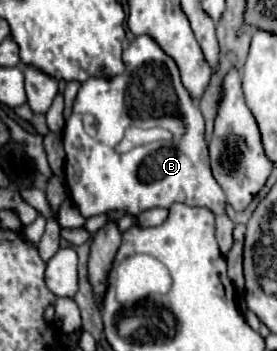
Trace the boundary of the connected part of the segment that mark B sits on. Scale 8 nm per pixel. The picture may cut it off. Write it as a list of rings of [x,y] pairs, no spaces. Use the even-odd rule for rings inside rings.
[[[149,36],[135,38],[125,50],[123,50],[123,62],[127,70],[121,76],[91,76],[85,80],[75,96],[71,116],[65,122],[63,128],[63,146],[67,154],[65,162],[65,178],[67,188],[73,198],[75,192],[75,204],[81,210],[85,218],[105,214],[109,210],[123,210],[133,216],[139,216],[145,210],[151,208],[169,208],[173,202],[183,202],[189,206],[207,206],[215,214],[225,214],[225,194],[219,188],[217,180],[213,178],[209,170],[209,154],[207,154],[207,142],[205,142],[205,122],[197,108],[197,104],[191,100],[187,88],[183,88],[179,70],[175,62],[157,46],[157,42]],[[81,114],[93,114],[97,120],[95,132],[89,134],[83,126]],[[127,128],[165,128],[169,134],[173,134],[173,142],[157,140],[151,144],[137,146],[129,152],[115,152],[115,146],[123,140]]]

